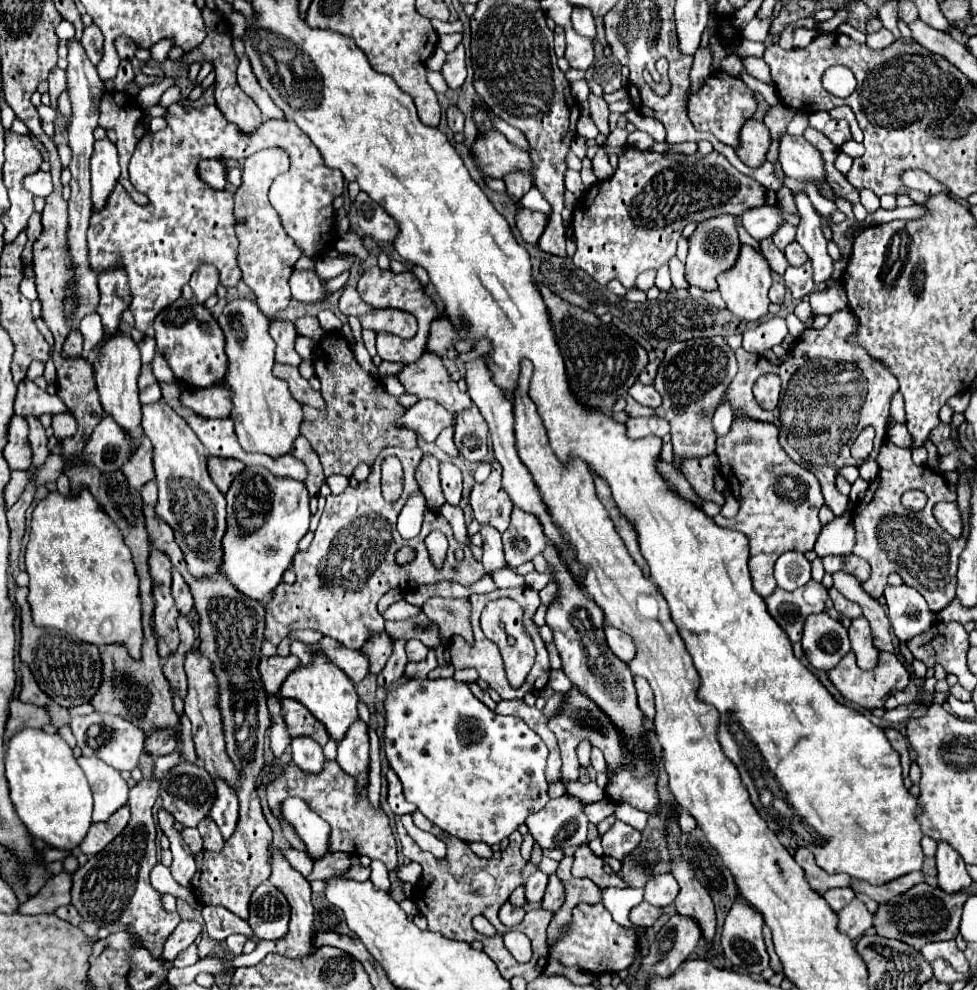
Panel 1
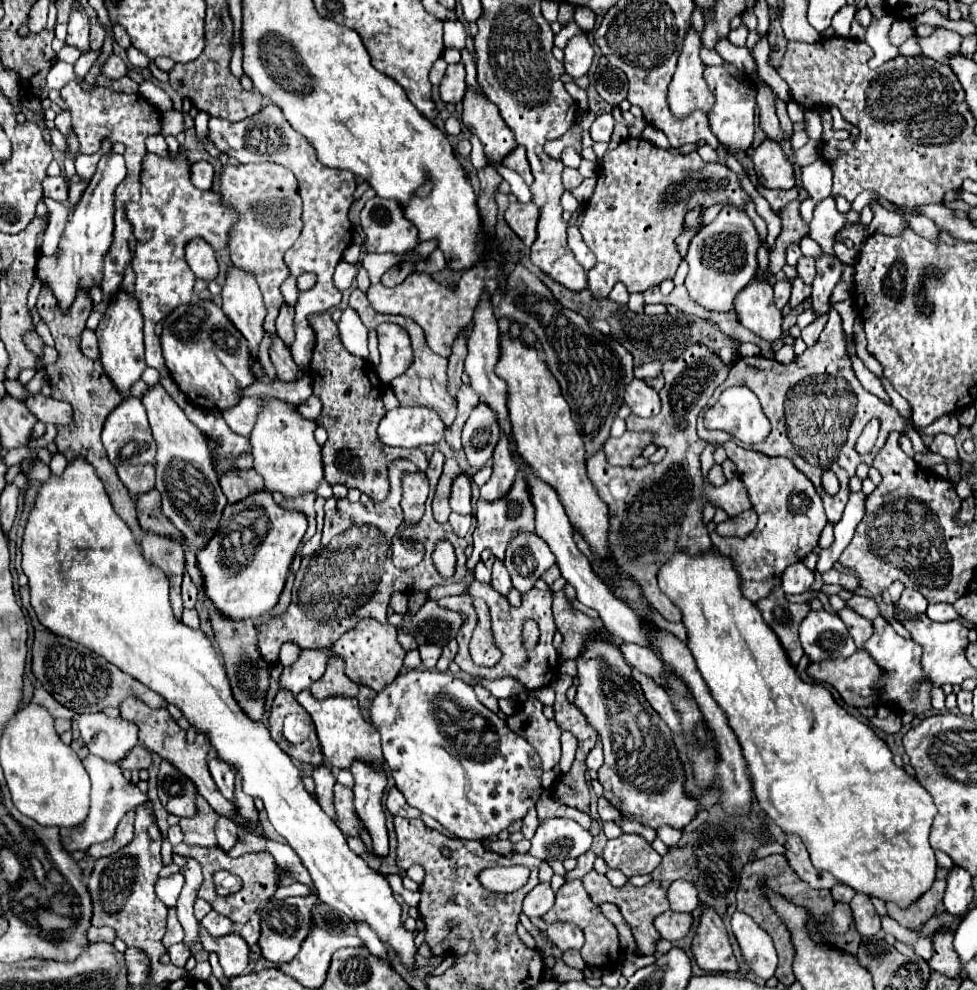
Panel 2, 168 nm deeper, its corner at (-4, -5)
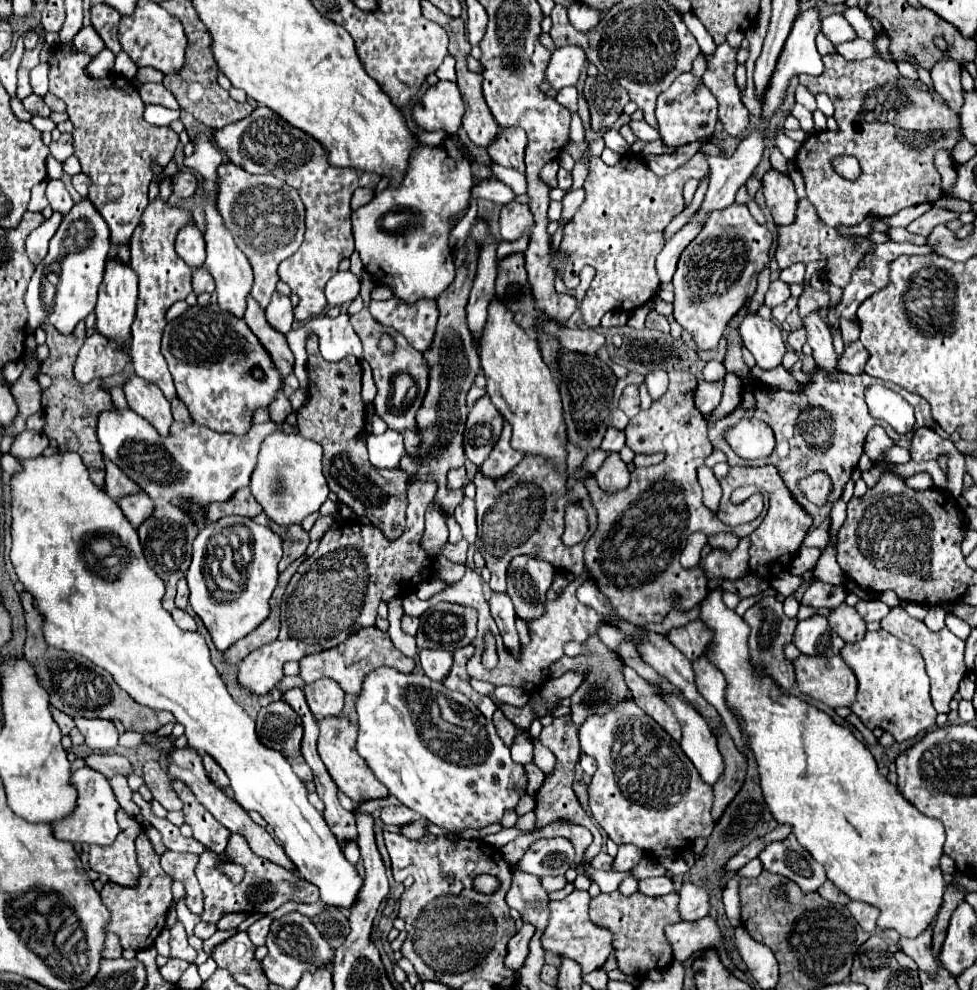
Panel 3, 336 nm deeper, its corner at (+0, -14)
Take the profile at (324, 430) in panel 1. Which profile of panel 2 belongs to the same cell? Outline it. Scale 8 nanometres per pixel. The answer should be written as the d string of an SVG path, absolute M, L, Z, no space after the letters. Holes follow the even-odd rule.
M329 312L313 316L309 320L315 330L317 344L309 364L309 376L313 380L313 394L323 402L323 414L317 420L329 434L323 446L323 470L329 484L345 484L347 488L359 488L373 500L385 500L389 492L387 466L395 458L407 458L421 470L427 468L429 460L421 448L393 448L377 440L377 426L387 414L381 400L381 380L375 374L375 366L363 358L357 358L341 346L337 338L337 324L331 320Z

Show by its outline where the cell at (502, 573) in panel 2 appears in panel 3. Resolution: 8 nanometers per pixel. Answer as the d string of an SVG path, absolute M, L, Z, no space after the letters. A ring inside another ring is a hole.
M493 593L489 607L491 607L491 615L501 631L505 647L511 651L513 657L519 657L521 641L519 641L517 629L515 629L515 609L513 609L509 595L507 593Z

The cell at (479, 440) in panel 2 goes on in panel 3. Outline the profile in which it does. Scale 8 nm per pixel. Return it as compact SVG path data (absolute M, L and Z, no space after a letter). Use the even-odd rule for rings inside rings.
M487 395L473 405L465 429L465 455L471 463L479 467L489 457L491 449L497 445L503 423L503 415L493 407Z

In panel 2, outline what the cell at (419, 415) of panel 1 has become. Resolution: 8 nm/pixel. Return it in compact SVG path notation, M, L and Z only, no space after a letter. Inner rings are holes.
M425 406L417 408L395 408L389 410L387 416L379 424L379 438L387 446L403 446L403 448L415 448L415 446L425 446L425 444L439 444L443 438L443 428L445 424L441 422L439 414L435 410L427 410Z

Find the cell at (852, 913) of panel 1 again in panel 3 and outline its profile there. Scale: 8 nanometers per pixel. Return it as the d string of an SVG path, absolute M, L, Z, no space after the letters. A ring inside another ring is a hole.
M849 901L847 909L851 911L851 915L857 919L857 923L859 923L865 931L875 933L875 929L877 929L877 923L875 923L875 921L877 921L877 917L879 917L877 907L873 907L873 905L869 905L869 903L861 903L861 901Z

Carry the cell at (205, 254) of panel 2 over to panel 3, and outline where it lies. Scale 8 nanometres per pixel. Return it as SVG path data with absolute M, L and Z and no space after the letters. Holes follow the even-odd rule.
M195 223L185 225L185 229L181 229L177 233L175 251L189 267L201 267L203 265L203 261L205 261L205 241L203 241L203 233L197 229Z

